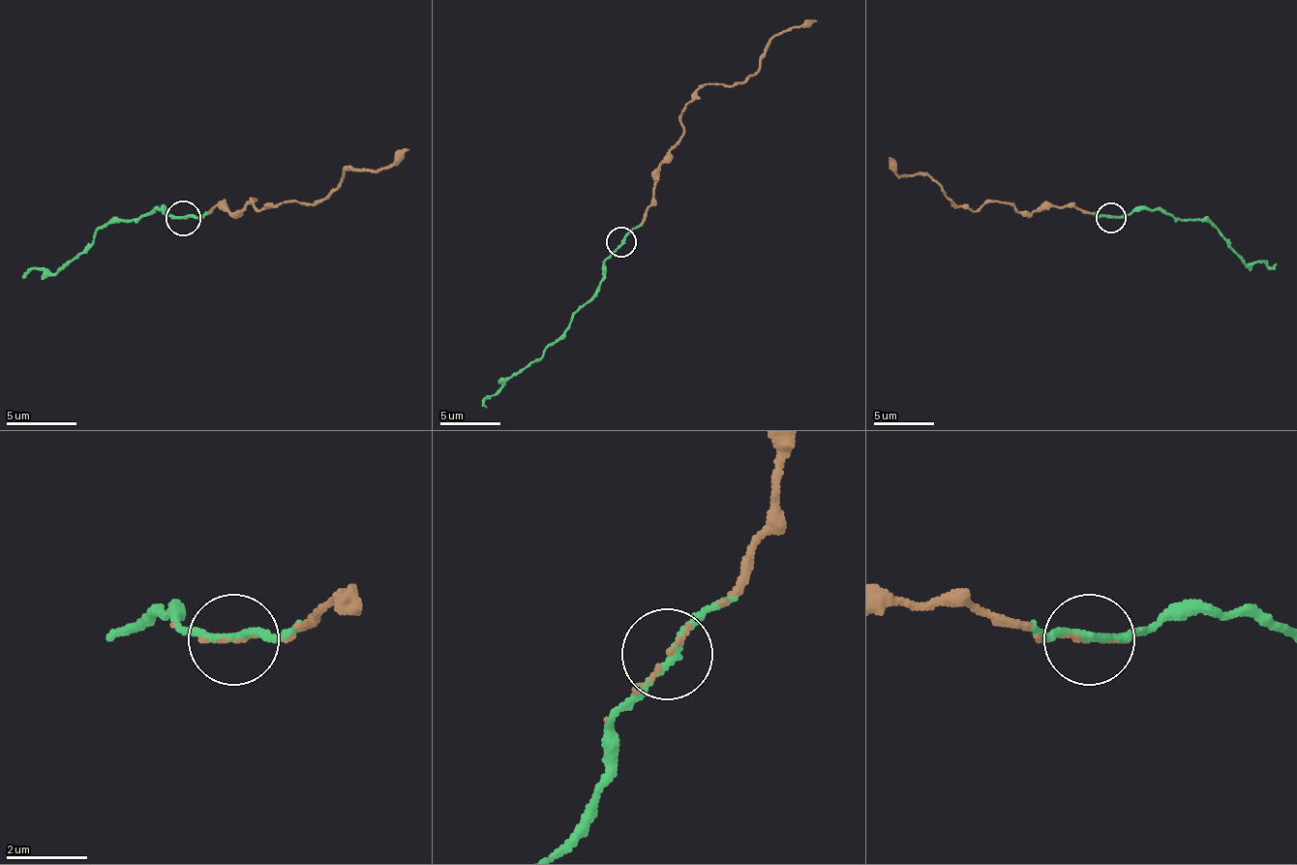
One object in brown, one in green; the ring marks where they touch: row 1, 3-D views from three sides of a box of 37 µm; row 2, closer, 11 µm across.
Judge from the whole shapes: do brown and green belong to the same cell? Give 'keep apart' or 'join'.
join

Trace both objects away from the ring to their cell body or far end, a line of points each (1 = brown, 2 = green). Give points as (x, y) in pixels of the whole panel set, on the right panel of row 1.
1: (1110, 217), (1076, 207), (1025, 214), (1001, 201), (970, 210), (952, 204), (919, 174), (900, 177), (891, 159)
2: (1110, 217), (1131, 210), (1159, 210), (1183, 220), (1207, 220), (1247, 265), (1277, 262)

